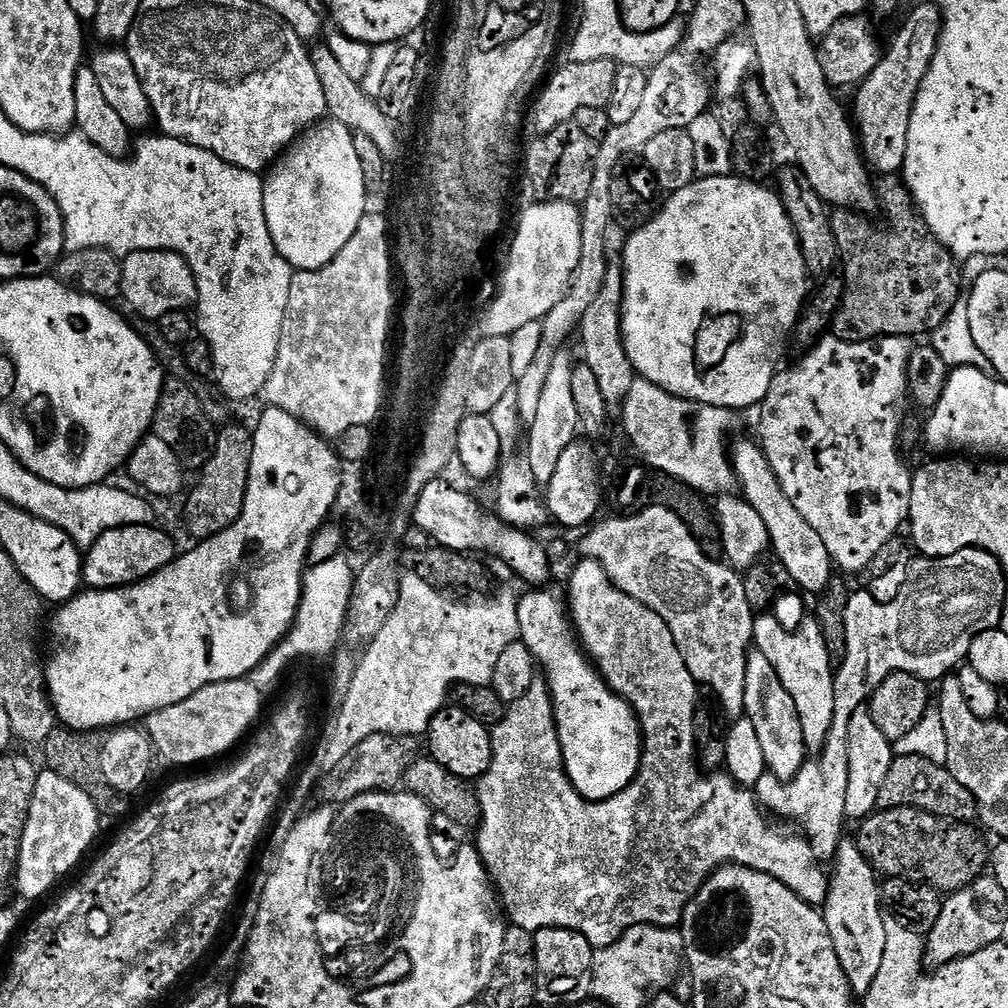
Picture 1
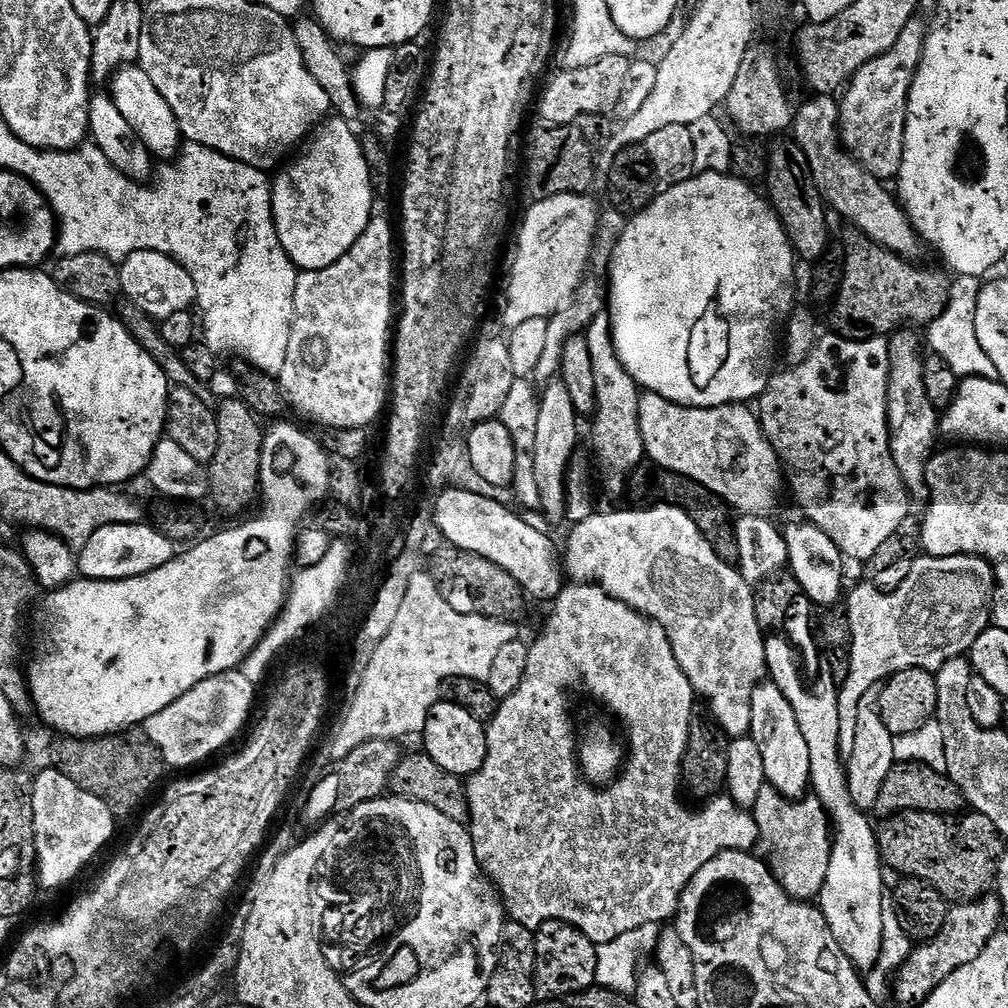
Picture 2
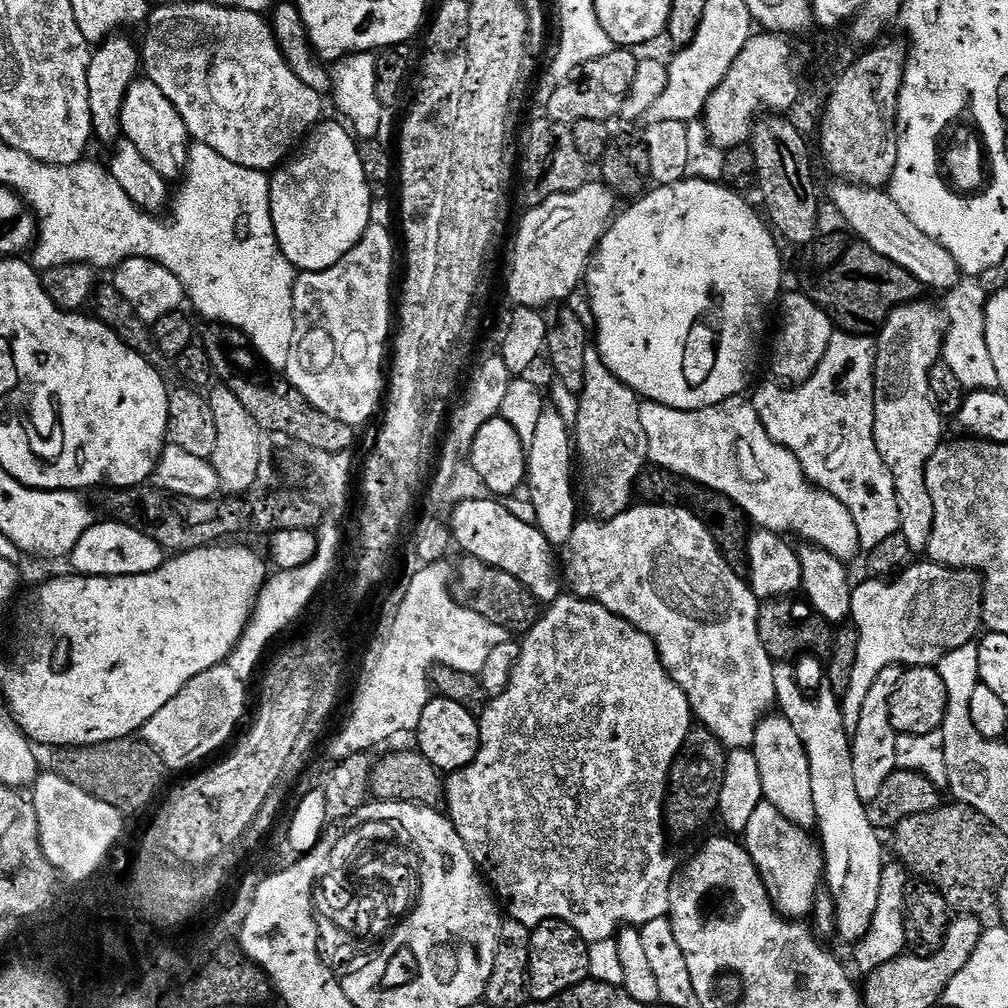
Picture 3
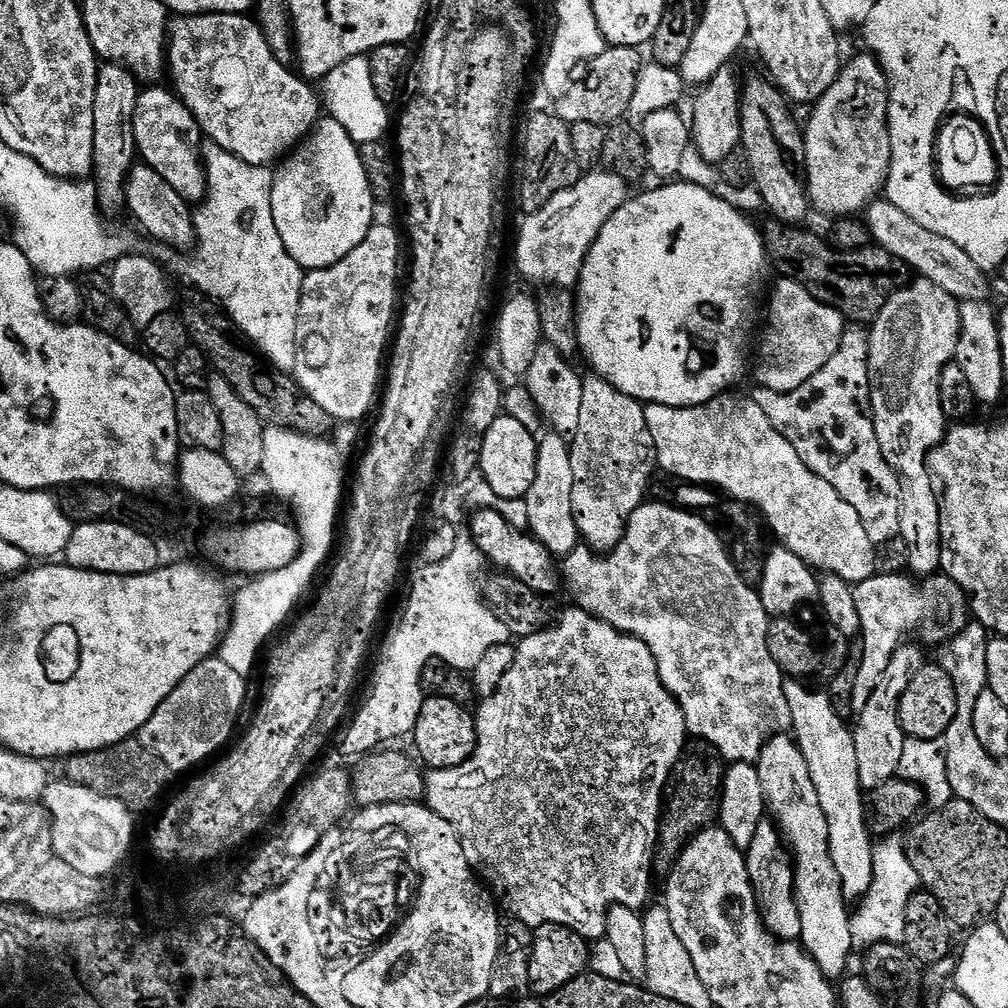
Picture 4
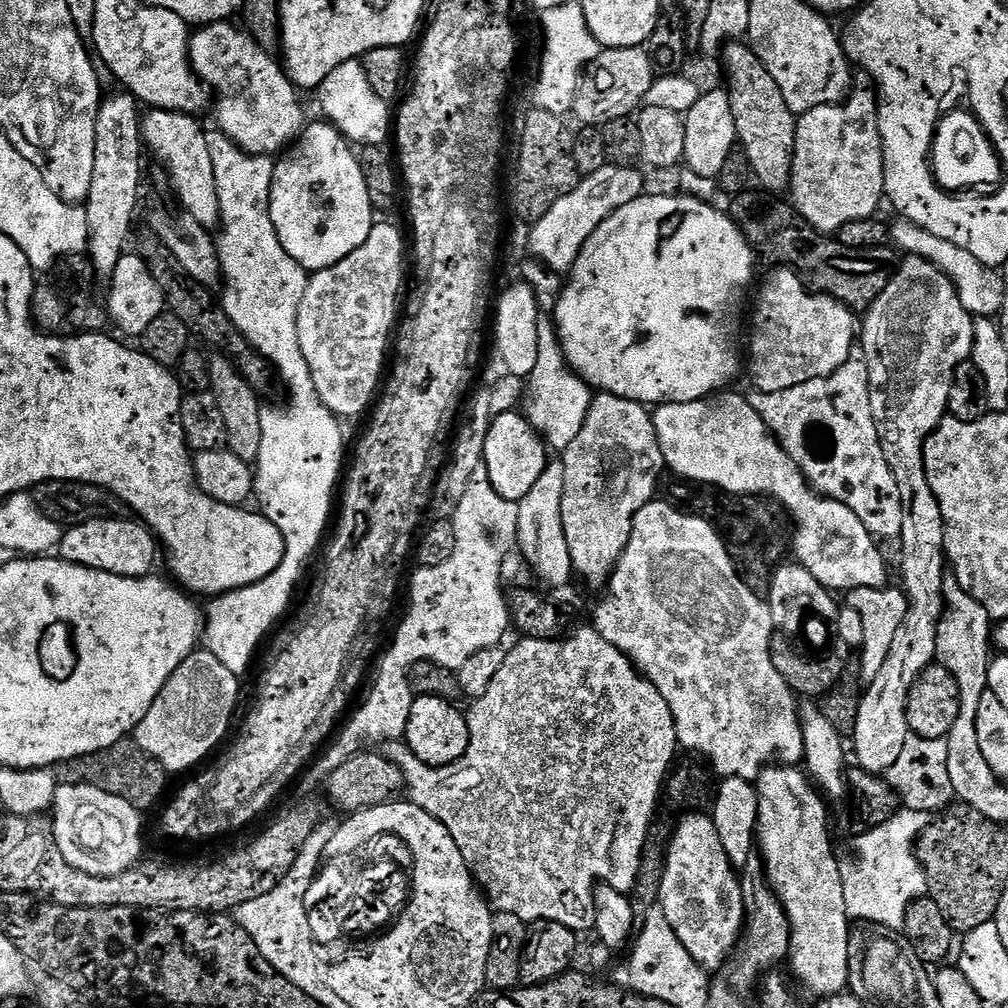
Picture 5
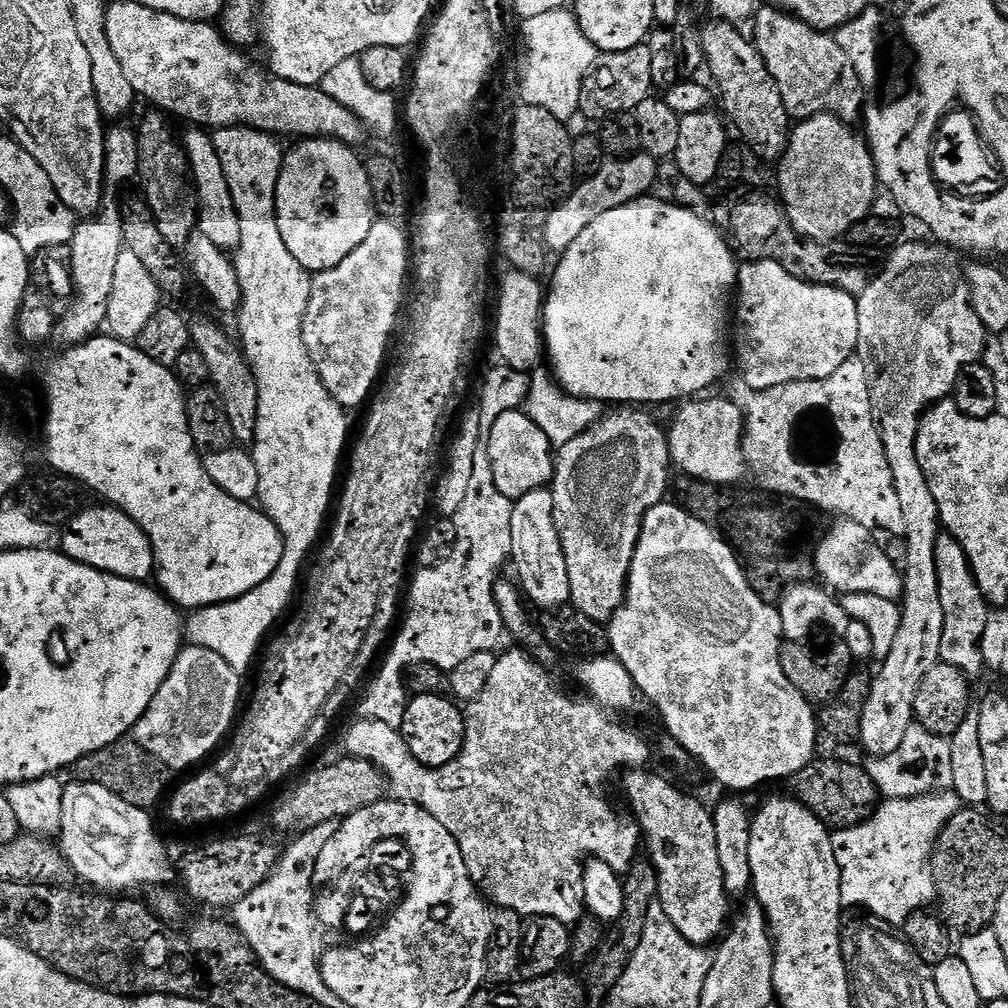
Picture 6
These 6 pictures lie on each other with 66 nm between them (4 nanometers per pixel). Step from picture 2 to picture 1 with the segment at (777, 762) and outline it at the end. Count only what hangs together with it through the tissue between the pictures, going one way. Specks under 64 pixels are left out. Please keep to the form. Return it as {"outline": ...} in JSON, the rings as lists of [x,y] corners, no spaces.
{"outline":[[[749,651],[745,674],[744,716],[754,724],[754,731],[758,734],[764,767],[780,780],[792,780],[806,762],[804,735],[794,700],[786,694],[774,666],[766,662],[766,656],[761,652]]]}

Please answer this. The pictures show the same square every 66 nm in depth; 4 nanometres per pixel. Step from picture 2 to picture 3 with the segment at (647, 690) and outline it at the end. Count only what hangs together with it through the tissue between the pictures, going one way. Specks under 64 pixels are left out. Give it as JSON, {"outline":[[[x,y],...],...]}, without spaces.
{"outline":[[[562,594],[554,603],[547,605],[546,611],[523,637],[510,686],[502,695],[489,699],[488,707],[479,713],[478,719],[480,749],[474,762],[447,777],[444,786],[446,815],[469,848],[473,862],[494,889],[503,911],[530,929],[537,928],[544,920],[564,920],[592,946],[596,946],[599,940],[611,941],[625,926],[643,926],[646,922],[668,916],[670,890],[672,881],[676,879],[678,863],[664,849],[664,797],[672,763],[680,753],[686,734],[694,726],[694,717],[686,694],[678,682],[670,678],[656,643],[630,622],[606,610],[606,606]]]}

